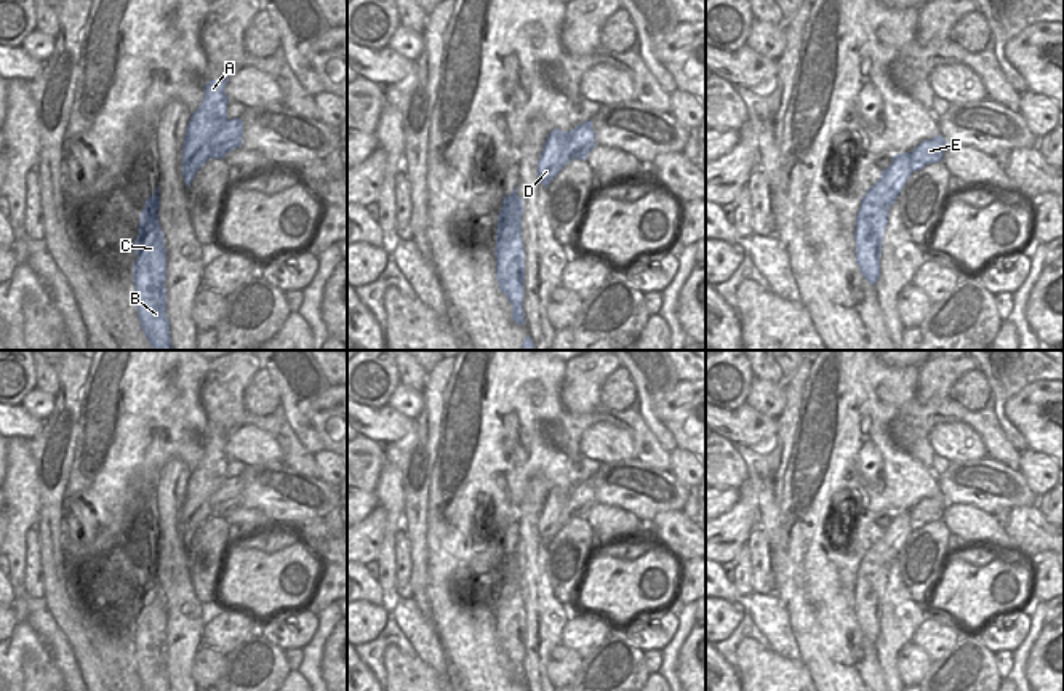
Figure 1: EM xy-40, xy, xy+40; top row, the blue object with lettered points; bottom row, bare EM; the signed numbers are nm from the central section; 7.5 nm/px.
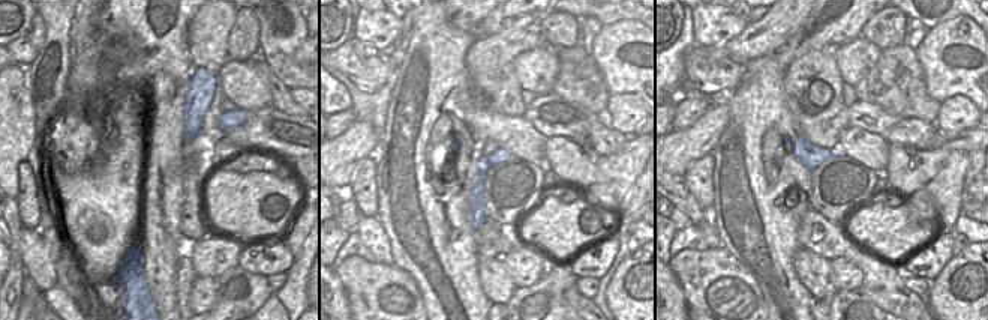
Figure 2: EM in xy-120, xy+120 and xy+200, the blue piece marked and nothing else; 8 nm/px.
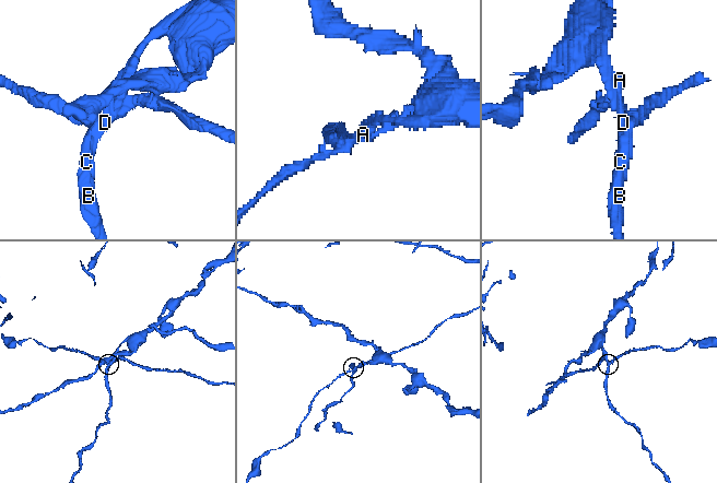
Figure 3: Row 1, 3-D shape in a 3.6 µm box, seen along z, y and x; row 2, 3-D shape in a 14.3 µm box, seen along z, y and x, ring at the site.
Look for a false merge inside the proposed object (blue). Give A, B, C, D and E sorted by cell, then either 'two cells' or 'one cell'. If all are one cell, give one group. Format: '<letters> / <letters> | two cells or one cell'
A B C D / E | two cells

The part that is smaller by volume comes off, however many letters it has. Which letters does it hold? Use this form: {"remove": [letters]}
{"remove": ["E"]}

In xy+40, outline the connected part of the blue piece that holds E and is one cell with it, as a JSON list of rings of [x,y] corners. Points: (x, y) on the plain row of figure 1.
[[[938,493],[933,497],[926,497],[920,501],[912,512],[914,529],[920,529],[923,525],[930,521],[938,521],[942,518],[944,510],[949,507],[946,497]]]

